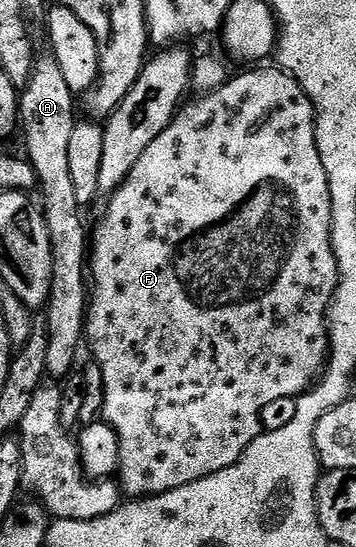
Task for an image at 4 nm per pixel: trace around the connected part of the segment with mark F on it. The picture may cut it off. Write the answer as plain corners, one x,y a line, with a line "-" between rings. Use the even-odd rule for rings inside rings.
260,65
260,66
257,66
257,67
256,67
256,68
255,68
255,69
244,69
244,70
241,70
241,71
244,71
244,72
242,72
242,73
241,73
241,75
236,75
236,74
233,74
233,75
232,75
232,76
231,76
231,78
229,78
229,80
228,80
228,82
227,82
227,83
224,83
224,84
223,84
223,85
222,85
222,86
221,86
221,87
219,87
219,89
217,89
217,91
209,91
209,92
207,92
207,93
204,93
204,94
201,94
201,95
200,95
200,96
199,96
199,97
196,97
196,98
200,98
200,99
196,99
196,100
194,100
194,101
193,101
193,103
192,103
192,104
190,104
190,103
191,103
191,102
189,102
189,103
188,103
188,104
187,104
187,105
184,105
184,106
181,106
181,108
180,108
180,110
179,110
179,111
177,111
177,113
176,113
176,116
174,116
174,117
173,117
173,119
172,119
172,123
171,123
171,124
170,124
170,126
169,126
169,127
168,127
168,128
166,128
166,130
165,130
165,131
163,131
163,132
162,132
162,133
158,133
158,138
157,138
157,139
155,139
155,140
154,140
154,142
153,142
153,143
151,143
151,144
150,144
150,146
148,146
148,147
147,147
147,149
146,149
146,153
142,153
142,158
140,158
140,159
139,159
139,161
138,161
138,165
134,165
134,169
130,169
130,177
126,177
126,181
122,181
122,185
121,185
121,186
120,186
120,188
118,188
118,190
116,190
116,191
114,191
114,192
112,192
112,194
111,194
111,196
110,196
110,198
109,198
109,199
108,199
108,200
107,200
107,203
108,203
108,202
109,202
109,203
108,203
108,208
106,208
106,209
105,209
105,211
104,211
104,216
102,216
102,217
101,217
101,219
100,219
100,224
98,224
98,225
97,225
97,227
96,227
96,231
95,231
95,227
94,227
94,230
93,230
93,231
92,231
92,232
91,232
91,235
90,235
90,302
89,302
89,305
88,305
88,317
87,317
87,320
86,320
86,347
89,347
89,349
90,349
90,350
92,350
92,355
91,355
91,358
92,358
92,359
93,359
93,360
94,360
94,361
95,361
95,363
97,363
97,364
98,364
98,366
99,366
99,367
100,367
100,368
101,368
101,369
102,369
102,377
103,377
103,378
104,378
104,409
103,409
103,412
102,412
102,419
103,419
103,422
106,422
106,423
108,423
108,424
109,424
109,425
111,425
111,427
112,427
112,428
113,428
113,429
114,429
114,433
118,433
118,445
119,445
119,446
120,446
120,469
119,469
119,472
118,472
118,483
119,483
119,486
120,486
120,487
121,487
121,488
122,488
122,491
123,491
123,494
124,494
124,495
125,495
125,496
128,496
128,497
131,497
131,498
132,498
132,499
133,499
133,500
137,500
137,499
147,499
147,498
148,498
148,496
149,496
149,495
161,495
161,494
162,494
162,493
166,493
166,492
167,492
167,491
169,491
169,490
170,490
170,489
178,489
178,488
179,488
179,487
181,487
181,486
182,486
182,485
190,485
190,481
202,481
202,477
210,477
210,476
211,476
211,475
213,475
213,474
214,474
214,473
218,473
218,472
219,472
219,471
221,471
221,470
222,470
222,469
226,469
226,468
227,468
227,467
229,467
229,466
230,466
230,465
234,465
234,461
238,461
238,457
242,457
242,453
246,453
246,449
247,449
247,448
248,448
248,447
249,447
249,445
251,445
251,444
252,444
252,443
253,443
253,441
255,441
255,440
256,440
256,438
257,438
257,437
258,437
258,436
260,436
260,435
261,435
261,434
262,434
262,426
261,426
261,427
260,427
260,418
262,418
262,417
263,417
263,415
264,415
264,410
266,410
266,409
267,409
267,407
272,407
272,406
274,406
274,405
275,405
275,403
280,403
280,402
282,402
282,401
283,401
283,399
289,399
289,401
292,401
292,400
295,400
295,399
296,399
296,398
297,398
297,397
299,397
299,396
301,396
301,395
303,395
303,394
305,394
305,392
307,392
307,391
308,391
308,390
309,390
309,388
311,388
311,387
312,387
312,386
313,386
313,384
315,384
315,383
316,383
316,382
317,382
317,380
319,380
319,378
320,378
320,376
321,376
321,375
323,375
323,374
324,374
324,368
325,368
325,366
326,366
326,364
327,364
327,361
328,361
328,352
329,352
329,350
330,350
330,348
329,348
329,345
328,345
328,309
329,309
329,307
331,307
331,306
332,306
332,298
333,298
333,297
334,297
334,293
335,293
335,292
336,292
336,287
337,287
337,286
338,286
338,285
339,285
339,283
340,283
340,270
339,270
339,269
338,269
338,261
337,261
337,260
336,260
336,258
335,258
335,257
334,257
334,249
333,249
333,248
332,248
332,206
331,206
331,205
330,205
330,183
329,183
329,182
328,182
328,181
326,181
326,169
322,169
322,157
321,157
321,156
320,156
320,154
319,154
319,153
318,153
318,145
317,145
317,144
316,144
316,109
315,109
315,107
313,107
313,105
312,105
312,98
310,98
310,96
308,96
308,94
306,94
306,92
305,92
305,91
304,91
304,90
303,90
303,89
302,89
302,85
298,85
298,81
297,81
297,80
296,80
296,79
295,79
295,77
294,77
294,76
292,76
292,75
287,75
287,74
286,74
286,72
285,72
285,71
282,71
282,70
280,70
280,68
279,68
279,66
276,66
276,65
271,65
271,66
272,66
272,67
264,67
264,66
268,66
268,65

